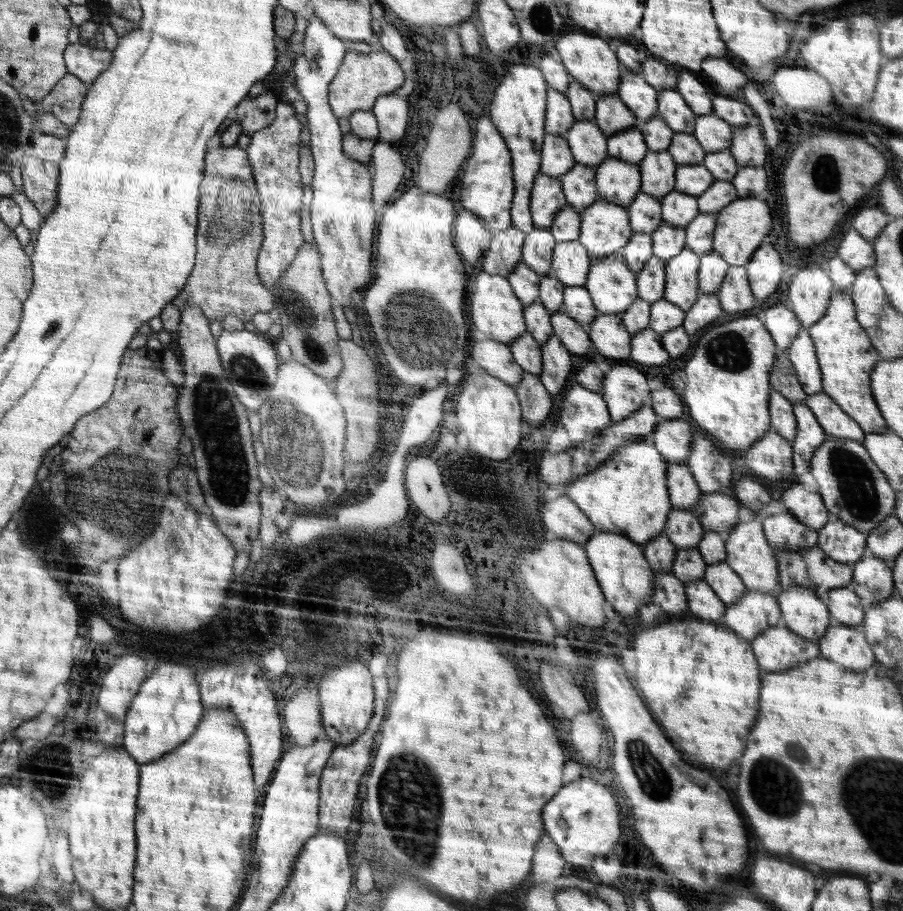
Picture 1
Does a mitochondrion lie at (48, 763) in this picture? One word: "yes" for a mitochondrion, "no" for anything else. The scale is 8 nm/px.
yes

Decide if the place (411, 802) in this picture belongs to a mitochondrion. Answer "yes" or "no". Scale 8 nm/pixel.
yes

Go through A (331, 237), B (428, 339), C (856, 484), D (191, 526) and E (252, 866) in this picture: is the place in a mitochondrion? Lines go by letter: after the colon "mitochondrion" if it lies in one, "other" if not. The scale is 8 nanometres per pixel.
A: other
B: mitochondrion
C: mitochondrion
D: other
E: other

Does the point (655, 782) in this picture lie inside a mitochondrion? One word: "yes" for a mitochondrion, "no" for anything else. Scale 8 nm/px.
yes

